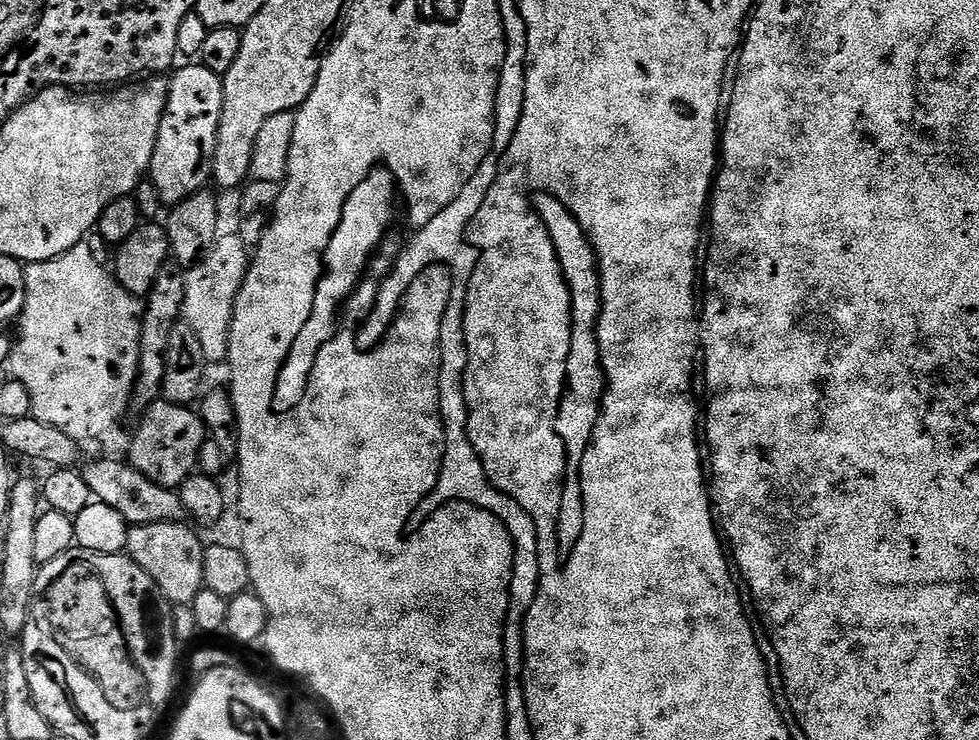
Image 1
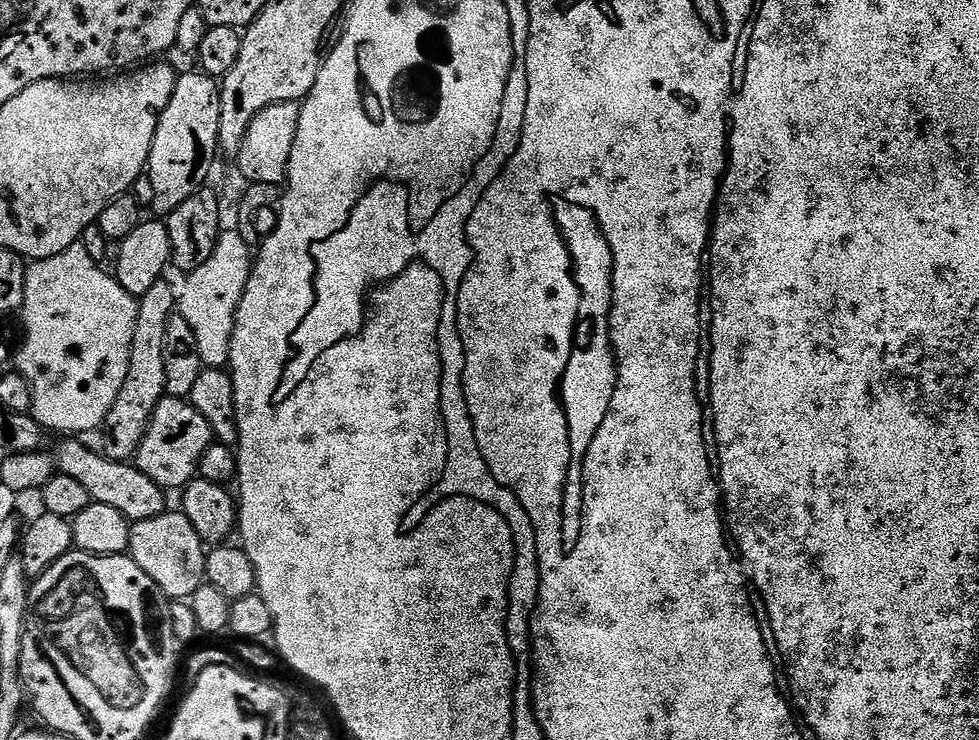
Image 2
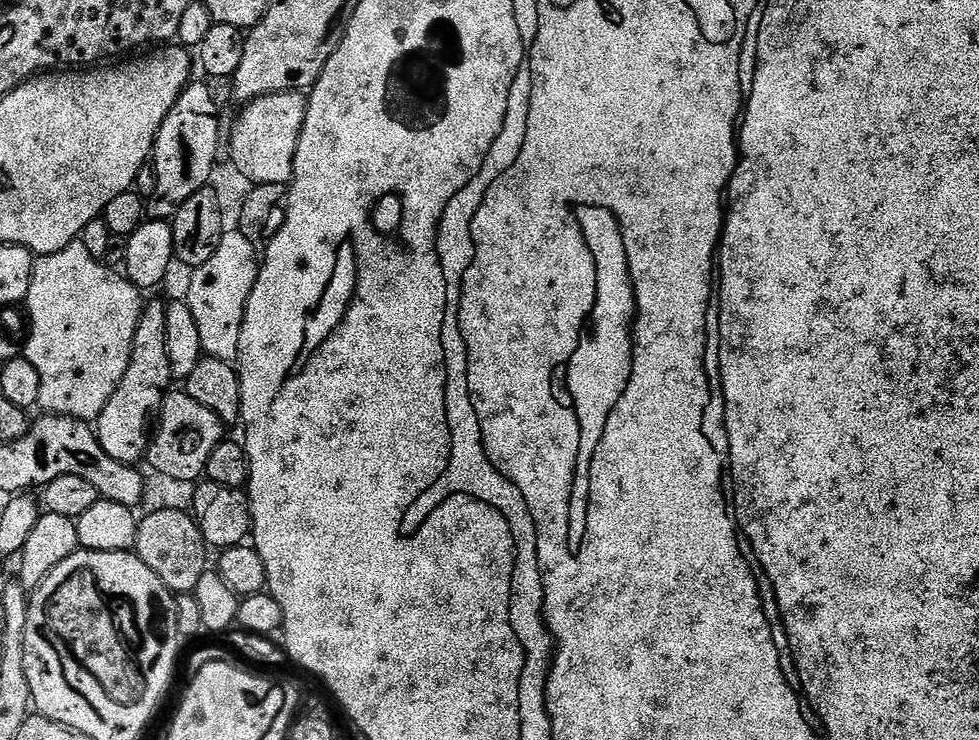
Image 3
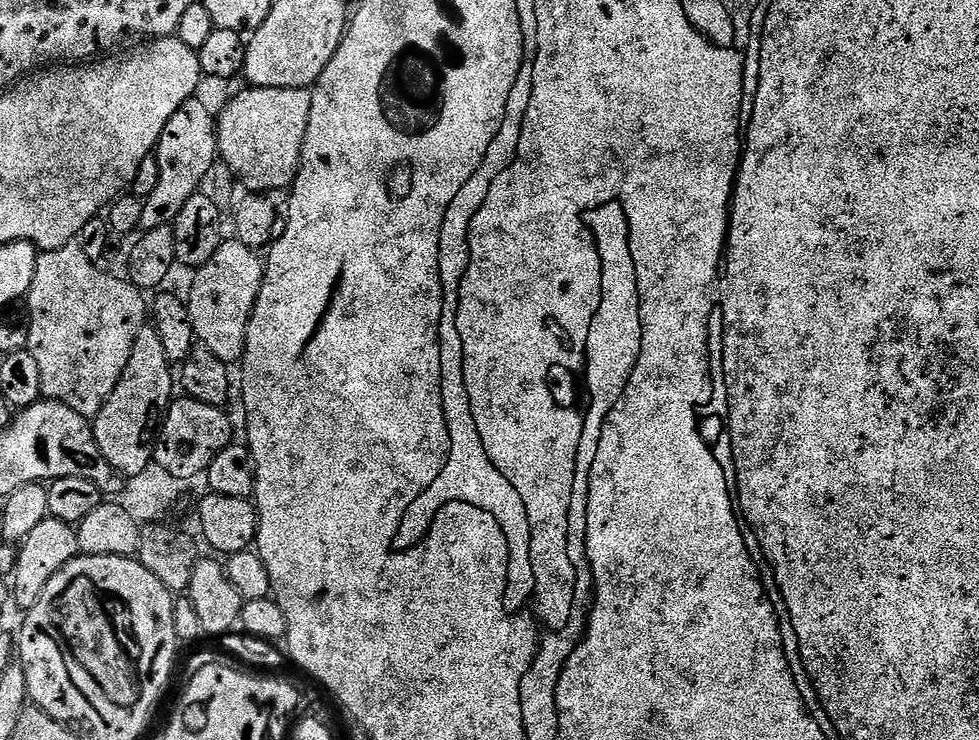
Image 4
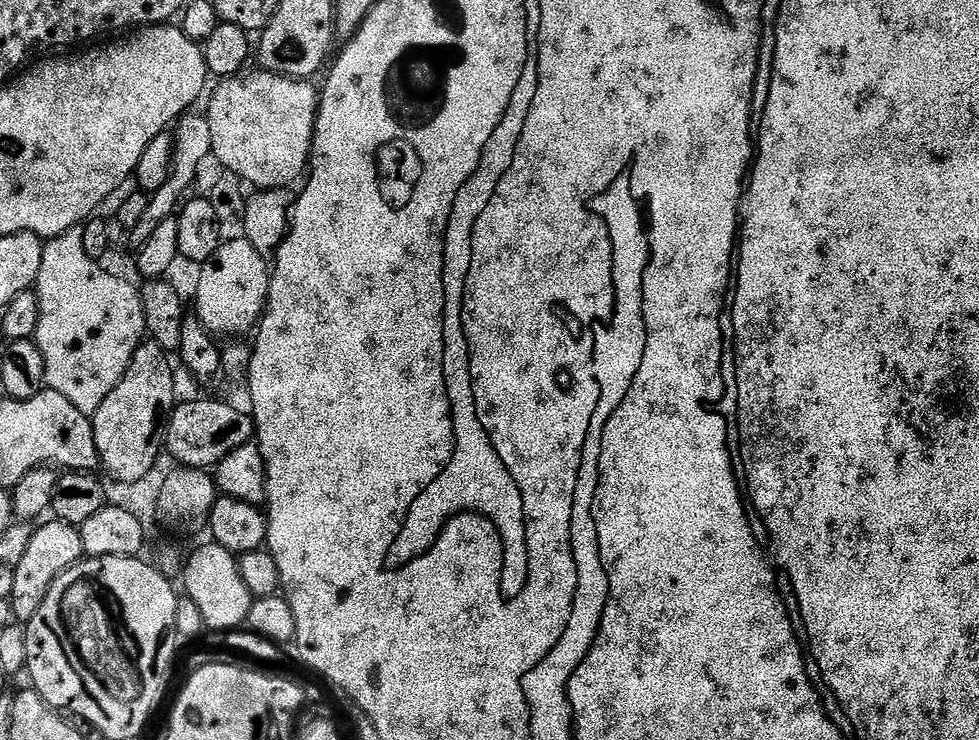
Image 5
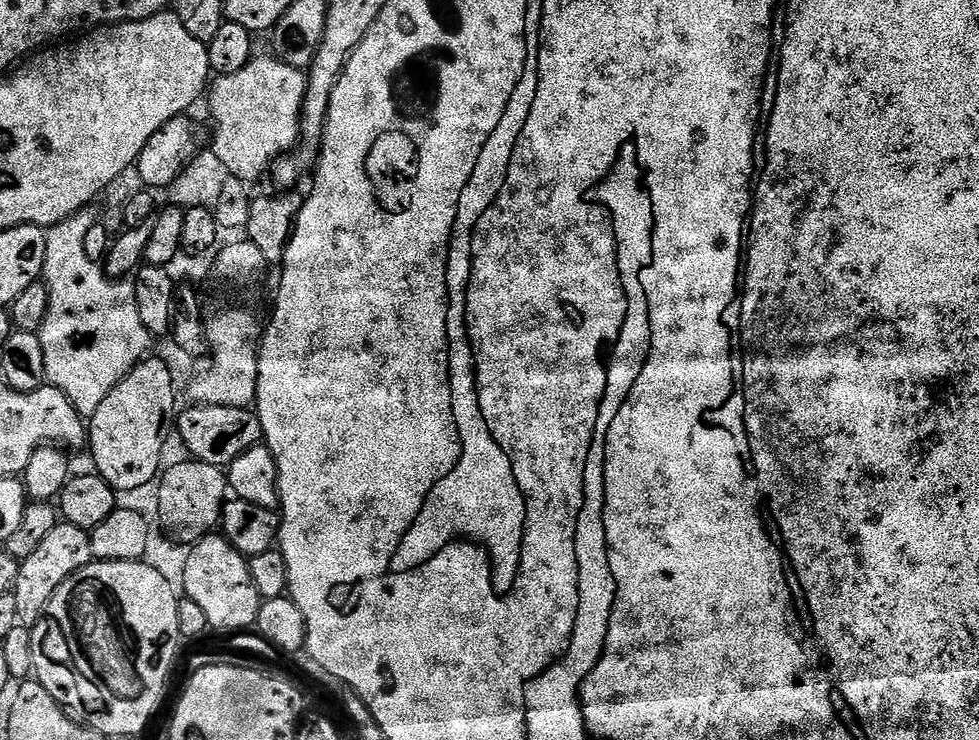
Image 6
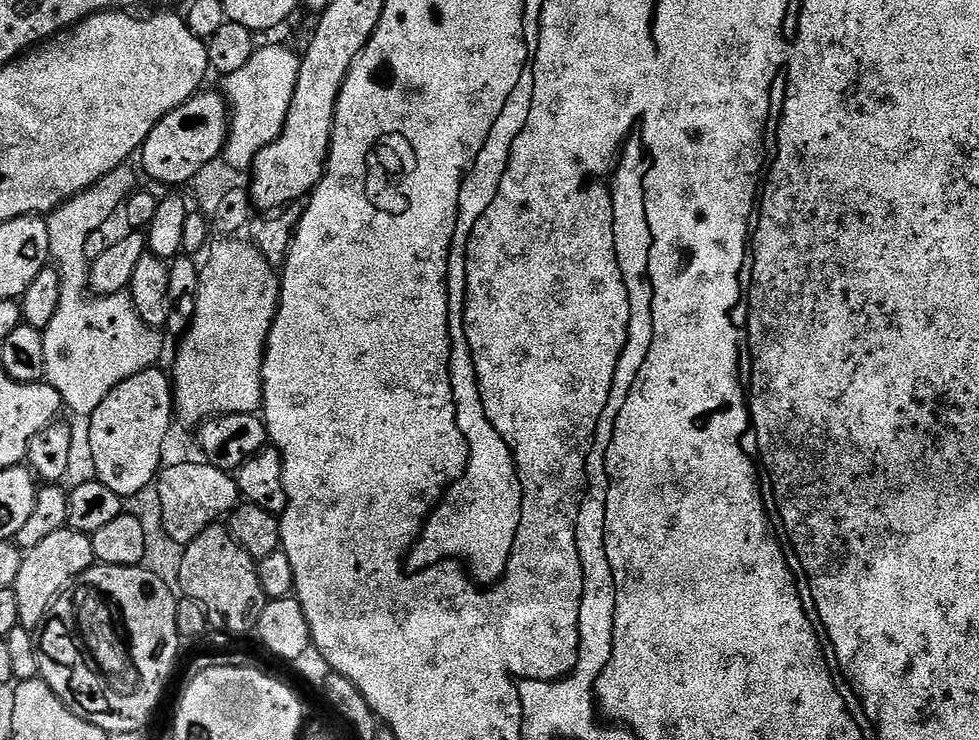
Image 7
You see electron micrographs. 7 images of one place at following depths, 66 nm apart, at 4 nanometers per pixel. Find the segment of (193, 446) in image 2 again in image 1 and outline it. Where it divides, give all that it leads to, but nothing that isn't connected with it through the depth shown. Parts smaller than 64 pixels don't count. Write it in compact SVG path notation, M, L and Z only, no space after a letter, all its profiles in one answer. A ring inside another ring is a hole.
M163 398L143 409L141 416L144 417L141 418L140 425L128 444L127 463L158 486L179 489L180 483L197 471L198 454L206 439L204 420L199 411L182 404L172 404Z

